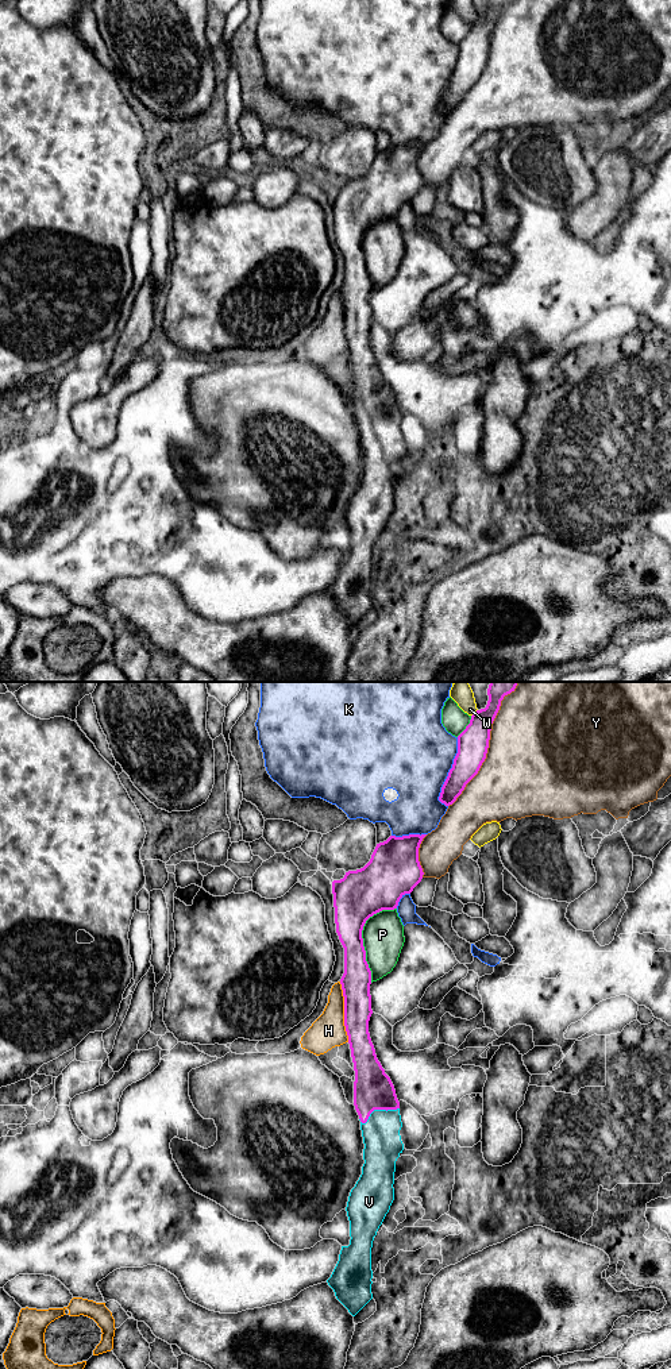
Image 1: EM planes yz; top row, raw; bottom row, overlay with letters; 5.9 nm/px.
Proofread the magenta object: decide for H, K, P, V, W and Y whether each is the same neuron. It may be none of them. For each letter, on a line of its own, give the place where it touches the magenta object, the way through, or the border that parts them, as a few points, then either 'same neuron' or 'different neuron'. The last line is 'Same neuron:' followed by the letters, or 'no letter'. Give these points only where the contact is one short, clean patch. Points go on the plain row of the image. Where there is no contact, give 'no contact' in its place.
H: contact yz (344, 320); different neuron
K: contact yz (448, 81); different neuron
P: contact yz (361, 246); different neuron
V: contact yz (377, 417); way yz (373, 398), (377, 417), (381, 444); same neuron
W: contact yz (475, 22); different neuron
Y: contact yz (488, 56); different neuron
Same neuron: V

